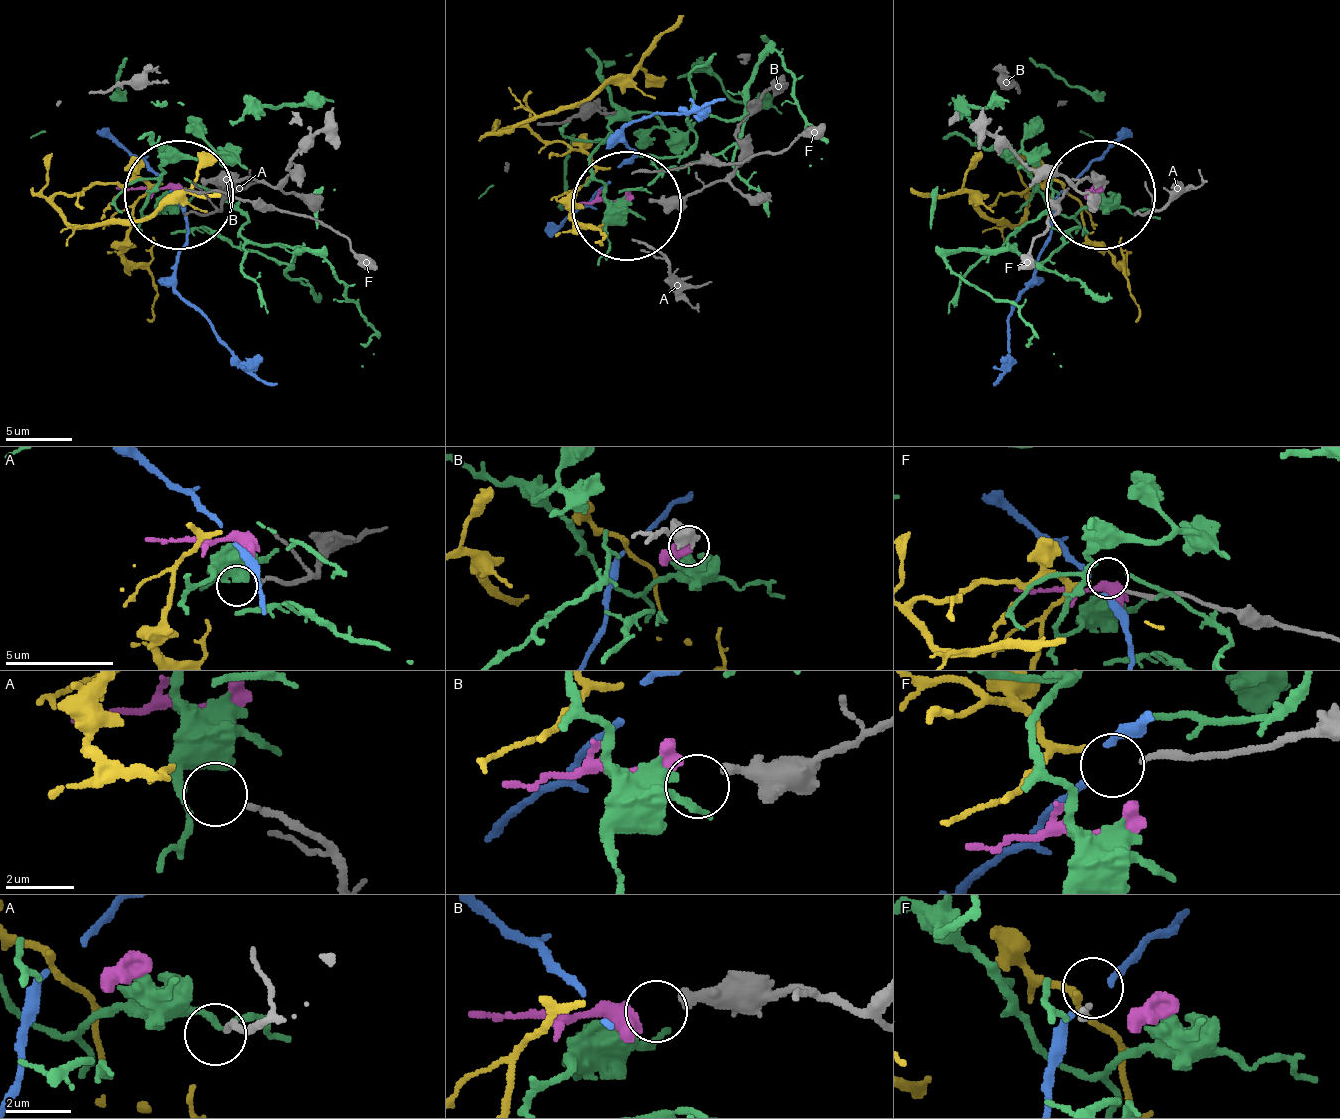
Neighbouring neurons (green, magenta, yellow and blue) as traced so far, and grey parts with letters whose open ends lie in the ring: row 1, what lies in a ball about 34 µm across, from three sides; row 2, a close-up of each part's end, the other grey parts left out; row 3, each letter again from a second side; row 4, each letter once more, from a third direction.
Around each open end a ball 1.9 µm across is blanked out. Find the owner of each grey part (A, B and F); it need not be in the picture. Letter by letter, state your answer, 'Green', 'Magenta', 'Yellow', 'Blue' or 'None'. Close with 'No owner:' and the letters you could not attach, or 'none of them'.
A: None
B: Magenta
F: Yellow
No owner: A

